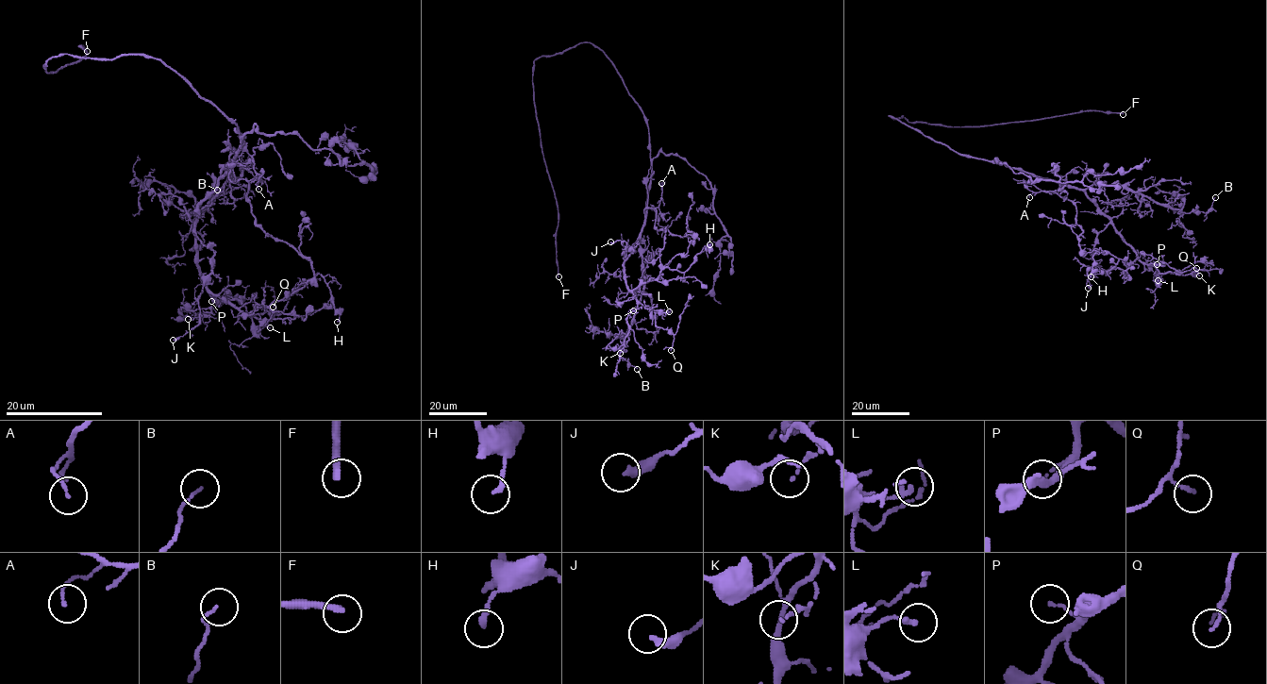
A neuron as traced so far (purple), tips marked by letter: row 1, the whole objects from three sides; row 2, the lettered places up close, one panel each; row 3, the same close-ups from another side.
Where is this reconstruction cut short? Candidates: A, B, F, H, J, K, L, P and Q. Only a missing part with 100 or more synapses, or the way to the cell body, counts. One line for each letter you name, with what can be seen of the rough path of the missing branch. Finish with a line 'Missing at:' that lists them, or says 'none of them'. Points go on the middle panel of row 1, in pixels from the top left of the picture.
F: missing branch runs (558, 276), (556, 388)
Missing at: F

